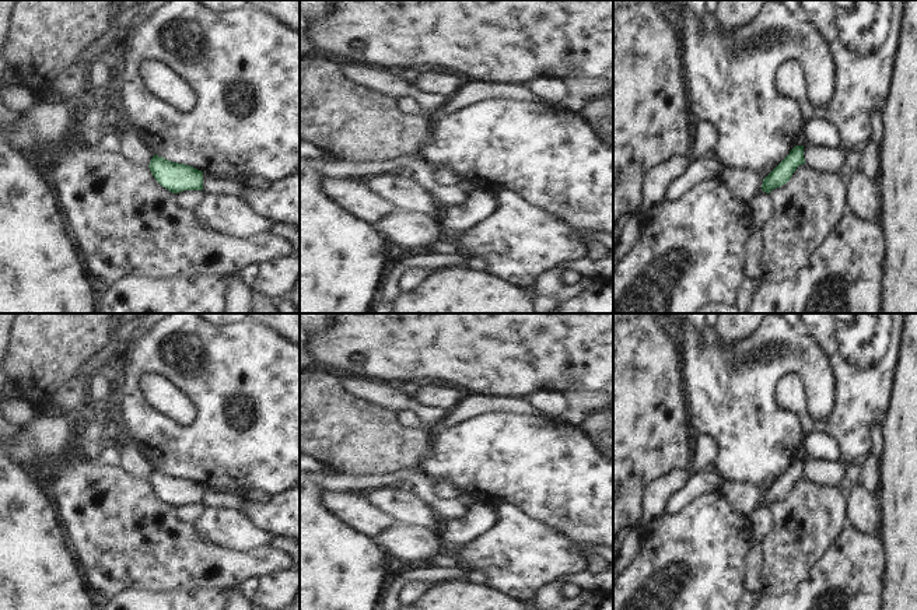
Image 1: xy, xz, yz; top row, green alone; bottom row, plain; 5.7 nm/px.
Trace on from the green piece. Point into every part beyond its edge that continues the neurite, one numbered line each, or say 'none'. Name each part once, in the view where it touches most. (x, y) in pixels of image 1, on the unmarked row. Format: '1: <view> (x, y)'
none

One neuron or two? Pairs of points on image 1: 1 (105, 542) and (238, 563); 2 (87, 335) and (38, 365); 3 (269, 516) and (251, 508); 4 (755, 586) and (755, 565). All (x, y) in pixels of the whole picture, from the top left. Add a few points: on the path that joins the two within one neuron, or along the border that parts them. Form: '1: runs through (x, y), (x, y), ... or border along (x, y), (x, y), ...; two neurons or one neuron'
1: runs through (139, 543), (188, 561), (205, 561); one neuron
2: runs through (74, 335), (69, 335), (51, 353); one neuron
3: runs through (265, 512), (255, 508); one neuron
4: runs through (755, 581), (755, 571); one neuron

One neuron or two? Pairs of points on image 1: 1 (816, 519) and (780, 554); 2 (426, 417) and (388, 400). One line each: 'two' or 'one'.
1: one
2: one

